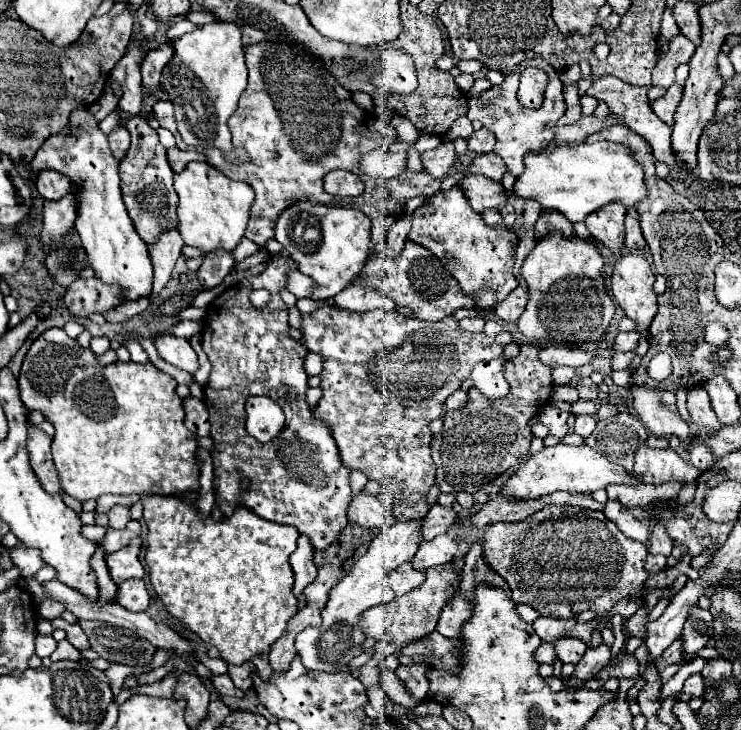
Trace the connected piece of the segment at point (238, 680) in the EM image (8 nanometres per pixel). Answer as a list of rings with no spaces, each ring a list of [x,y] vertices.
[[[245,662],[245,664],[241,664],[241,666],[233,666],[233,664],[229,664],[229,670],[227,670],[227,674],[231,676],[231,680],[233,680],[233,684],[239,688],[239,690],[249,690],[253,684],[251,684],[251,678],[249,678],[249,674],[255,670],[255,666],[251,664],[251,662]]]

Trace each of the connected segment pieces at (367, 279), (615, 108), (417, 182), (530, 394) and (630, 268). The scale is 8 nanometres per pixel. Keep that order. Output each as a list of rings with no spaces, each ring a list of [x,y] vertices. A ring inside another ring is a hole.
[[[407,240],[399,258],[375,254],[373,260],[369,260],[365,264],[361,278],[375,292],[393,298],[399,306],[411,308],[415,318],[419,318],[419,320],[429,320],[429,322],[443,320],[445,316],[453,316],[455,310],[473,308],[473,304],[475,304],[473,296],[469,296],[461,290],[457,280],[441,266],[437,256],[433,256],[427,248],[423,248],[421,244],[415,244],[411,240]]]
[[[615,76],[597,78],[597,80],[591,84],[591,88],[587,90],[589,96],[593,96],[593,98],[597,98],[597,100],[601,100],[601,102],[607,102],[609,110],[611,110],[615,116],[619,116],[633,132],[637,132],[639,136],[643,136],[643,138],[649,142],[649,146],[651,146],[651,150],[653,150],[653,156],[655,156],[657,160],[669,164],[673,178],[681,178],[681,176],[683,176],[683,170],[681,170],[677,158],[673,156],[671,142],[669,142],[669,138],[671,138],[671,128],[669,128],[665,122],[657,120],[657,116],[655,116],[653,110],[649,108],[647,92],[649,92],[647,86],[645,86],[645,88],[641,88],[641,86],[631,86],[631,84],[627,84],[627,82],[623,82],[623,80],[615,78]]]
[[[257,42],[257,44],[249,44],[245,48],[245,56],[247,56],[247,70],[249,70],[249,86],[245,88],[245,92],[239,98],[237,112],[229,118],[229,130],[233,136],[233,146],[243,148],[251,156],[251,164],[233,166],[233,164],[225,162],[225,156],[221,150],[207,152],[209,164],[217,166],[229,178],[247,182],[255,190],[255,200],[249,210],[251,216],[249,216],[249,224],[245,230],[245,238],[253,240],[259,246],[265,246],[265,242],[269,238],[273,238],[273,220],[277,220],[279,212],[285,210],[289,204],[295,204],[299,200],[309,200],[309,202],[317,202],[317,204],[325,204],[325,206],[357,208],[363,214],[367,214],[369,220],[373,222],[373,242],[371,242],[371,254],[369,254],[369,256],[373,256],[377,252],[377,246],[385,242],[385,232],[389,230],[389,226],[393,222],[397,222],[399,216],[403,214],[405,202],[409,198],[421,196],[421,194],[431,196],[433,192],[437,192],[437,184],[441,184],[441,180],[429,180],[429,174],[425,170],[421,170],[421,172],[405,170],[403,174],[399,174],[397,178],[391,178],[387,182],[367,176],[359,164],[361,156],[369,154],[373,150],[379,150],[383,146],[391,146],[397,140],[397,133],[390,125],[391,117],[388,115],[376,117],[372,125],[369,125],[371,118],[367,115],[374,115],[374,113],[359,108],[355,104],[351,92],[345,90],[327,68],[321,68],[319,58],[315,54],[311,54],[311,50],[307,50],[305,46],[283,44],[283,42]],[[335,168],[351,170],[357,176],[361,176],[361,180],[365,184],[365,192],[355,198],[341,198],[341,196],[327,194],[323,190],[323,178],[327,172],[335,170]]]
[[[523,344],[521,354],[505,364],[505,378],[511,384],[507,398],[489,400],[471,388],[467,404],[461,410],[445,414],[445,426],[431,442],[431,456],[437,466],[435,484],[441,492],[475,494],[485,484],[505,484],[505,478],[529,458],[529,420],[549,400],[549,388],[553,388],[551,368],[539,362],[537,352],[537,346]]]
[[[629,252],[619,256],[611,272],[611,292],[623,312],[637,322],[641,334],[647,332],[655,312],[657,294],[653,292],[655,274],[645,256]]]

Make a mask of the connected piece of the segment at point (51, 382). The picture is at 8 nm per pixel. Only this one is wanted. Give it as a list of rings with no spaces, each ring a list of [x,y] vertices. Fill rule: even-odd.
[[[63,328],[45,330],[29,348],[19,370],[21,402],[27,410],[39,410],[53,424],[53,462],[65,494],[79,502],[101,494],[179,496],[199,490],[199,464],[195,460],[195,436],[183,424],[183,400],[175,394],[177,382],[151,362],[117,362],[103,366],[97,356],[69,338]]]

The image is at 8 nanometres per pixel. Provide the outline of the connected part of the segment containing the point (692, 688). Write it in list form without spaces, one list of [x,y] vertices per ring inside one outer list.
[[[687,679],[684,682],[682,691],[687,692],[687,694],[693,694],[693,696],[699,696],[699,694],[704,692],[704,680]]]

